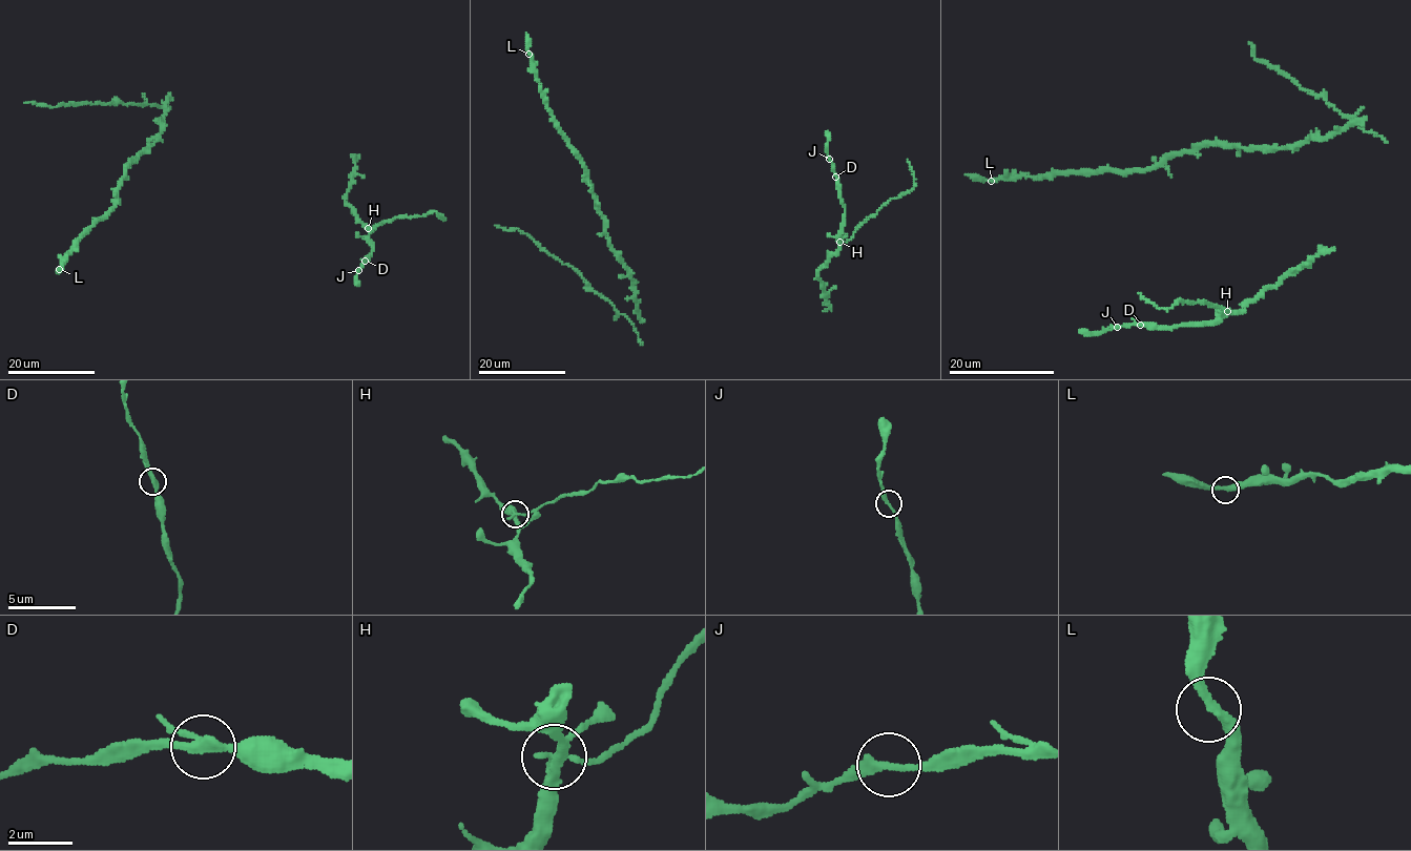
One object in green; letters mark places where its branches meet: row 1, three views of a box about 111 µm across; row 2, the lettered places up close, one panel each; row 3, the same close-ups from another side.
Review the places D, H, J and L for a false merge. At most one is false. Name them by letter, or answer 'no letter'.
H

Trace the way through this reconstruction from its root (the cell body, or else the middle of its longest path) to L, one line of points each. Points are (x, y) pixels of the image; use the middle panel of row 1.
L: (644, 319), (635, 297), (635, 281), (610, 245), (588, 173), (553, 116), (528, 54)

